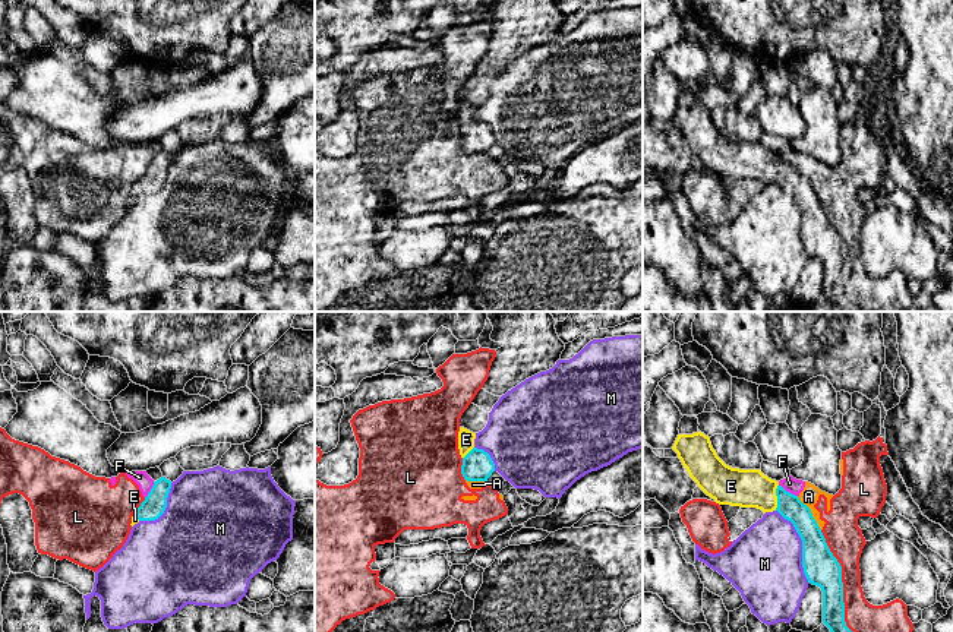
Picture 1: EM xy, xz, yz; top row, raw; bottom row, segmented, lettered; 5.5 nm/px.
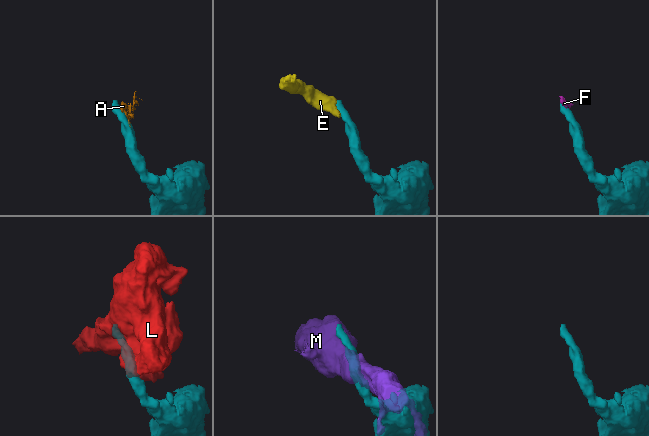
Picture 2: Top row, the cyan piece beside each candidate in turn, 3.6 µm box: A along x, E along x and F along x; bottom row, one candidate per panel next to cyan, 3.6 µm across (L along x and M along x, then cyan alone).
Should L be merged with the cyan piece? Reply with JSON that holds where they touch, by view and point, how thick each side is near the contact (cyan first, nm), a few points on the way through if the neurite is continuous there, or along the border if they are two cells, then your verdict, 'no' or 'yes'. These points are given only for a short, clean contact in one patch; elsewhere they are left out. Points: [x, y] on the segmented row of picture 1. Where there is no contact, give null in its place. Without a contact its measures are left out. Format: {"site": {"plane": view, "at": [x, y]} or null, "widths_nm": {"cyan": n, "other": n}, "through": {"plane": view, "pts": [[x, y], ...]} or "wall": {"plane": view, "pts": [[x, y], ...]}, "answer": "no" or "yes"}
{"site": {"plane": "yz", "at": [841, 581]}, "widths_nm": {"cyan": 190, "other": 200}, "answer": "no"}

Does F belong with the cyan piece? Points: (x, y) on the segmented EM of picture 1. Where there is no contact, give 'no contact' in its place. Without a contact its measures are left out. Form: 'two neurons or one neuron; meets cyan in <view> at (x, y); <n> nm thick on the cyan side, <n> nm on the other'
two neurons; meets cyan in yz at (788, 492); 140 nm thick on the cyan side, 90 nm on the other

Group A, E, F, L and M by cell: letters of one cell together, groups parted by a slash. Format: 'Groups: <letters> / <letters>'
Groups: A F L / E / M

